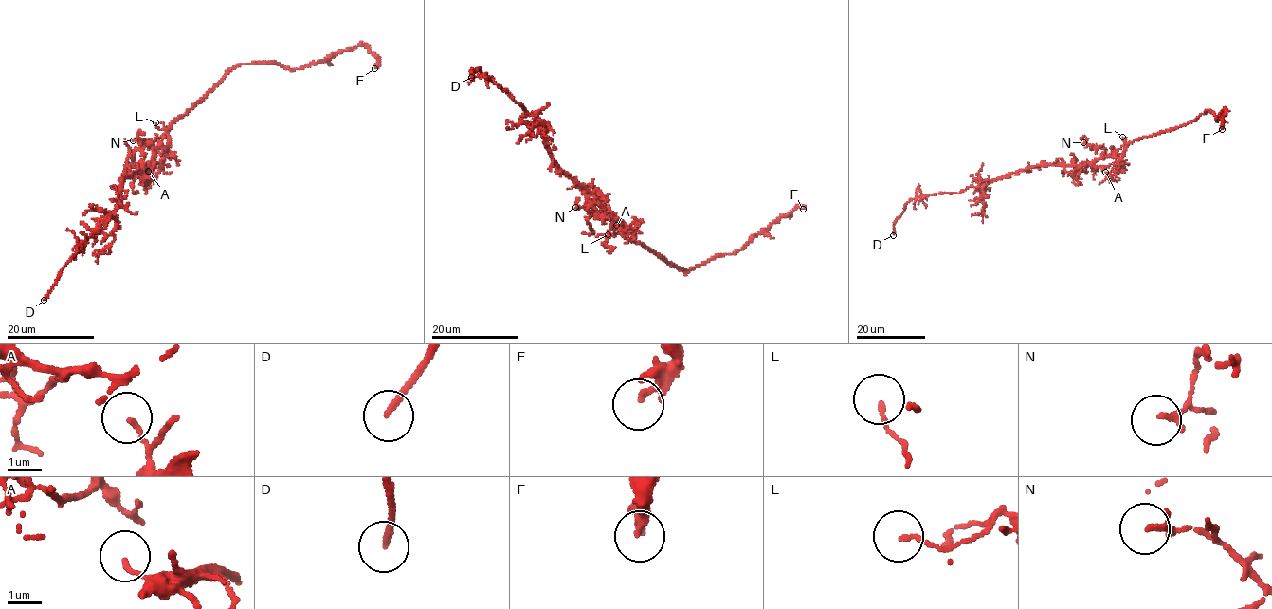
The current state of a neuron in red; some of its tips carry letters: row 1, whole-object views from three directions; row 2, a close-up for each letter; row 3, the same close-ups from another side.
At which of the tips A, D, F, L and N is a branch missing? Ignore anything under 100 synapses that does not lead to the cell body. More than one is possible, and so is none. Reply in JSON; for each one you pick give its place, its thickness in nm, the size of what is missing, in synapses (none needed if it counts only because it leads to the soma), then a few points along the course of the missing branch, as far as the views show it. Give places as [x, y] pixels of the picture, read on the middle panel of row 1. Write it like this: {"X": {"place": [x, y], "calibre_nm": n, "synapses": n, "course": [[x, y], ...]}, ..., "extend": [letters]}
{"D": {"place": [471, 77], "calibre_nm": 180}, "extend": ["D"]}

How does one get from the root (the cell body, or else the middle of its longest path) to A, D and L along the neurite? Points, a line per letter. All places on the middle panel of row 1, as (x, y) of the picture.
A: (614, 223), (622, 223), (631, 231), (629, 227), (616, 225)
D: (614, 223), (590, 192), (555, 163), (534, 116), (480, 68), (475, 73), (472, 69), (471, 77)
L: (614, 223), (622, 223), (628, 230), (614, 235), (608, 234)

